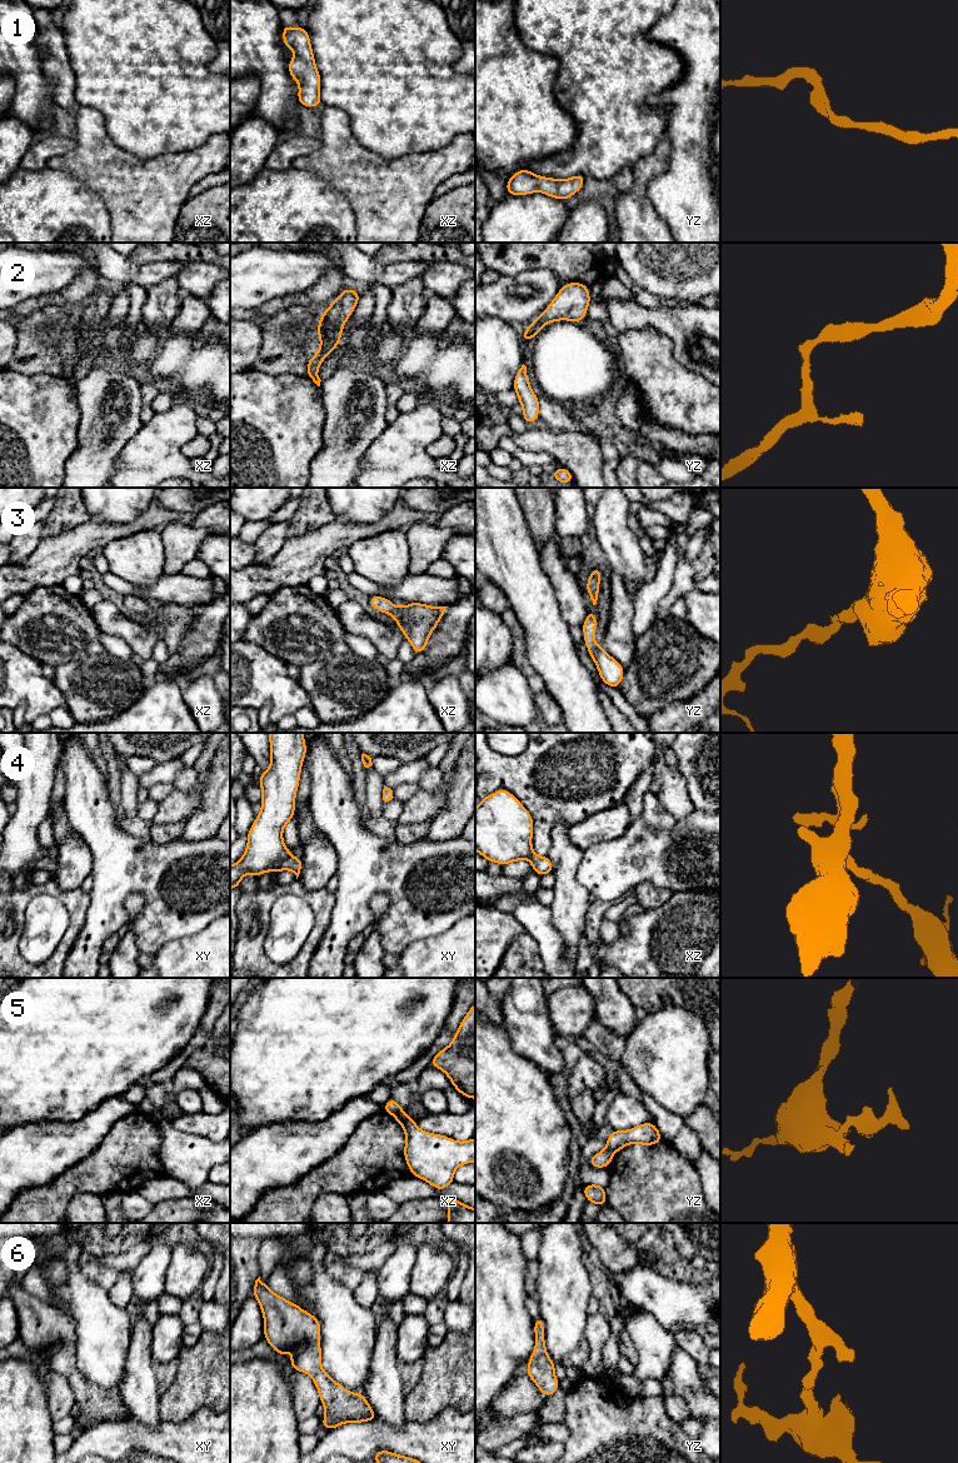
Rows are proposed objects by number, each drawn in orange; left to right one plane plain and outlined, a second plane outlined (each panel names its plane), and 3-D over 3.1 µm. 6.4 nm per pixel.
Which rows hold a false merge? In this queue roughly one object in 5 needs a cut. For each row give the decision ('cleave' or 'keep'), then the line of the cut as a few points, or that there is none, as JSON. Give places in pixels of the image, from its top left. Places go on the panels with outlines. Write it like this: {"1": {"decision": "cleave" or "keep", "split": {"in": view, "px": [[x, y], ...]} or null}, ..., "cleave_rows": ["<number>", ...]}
{"1": {"decision": "keep", "split": null}, "2": {"decision": "keep", "split": null}, "3": {"decision": "keep", "split": null}, "4": {"decision": "keep", "split": null}, "5": {"decision": "cleave", "split": {"in": "xz", "px": [[402, 1109], [393, 1114]]}}, "6": {"decision": "keep", "split": null}, "cleave_rows": ["5"]}

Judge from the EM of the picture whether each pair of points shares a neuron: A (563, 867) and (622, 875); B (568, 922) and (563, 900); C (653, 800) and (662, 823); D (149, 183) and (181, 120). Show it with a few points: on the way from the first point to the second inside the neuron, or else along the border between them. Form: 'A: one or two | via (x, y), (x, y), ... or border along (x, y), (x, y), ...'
A: two | border along (582, 852), (577, 879), (589, 893)
B: one | via (568, 917), (568, 905)
C: one | via (653, 805), (653, 813), (658, 818)
D: two | border along (193, 149), (149, 158), (138, 158), (134, 154)

